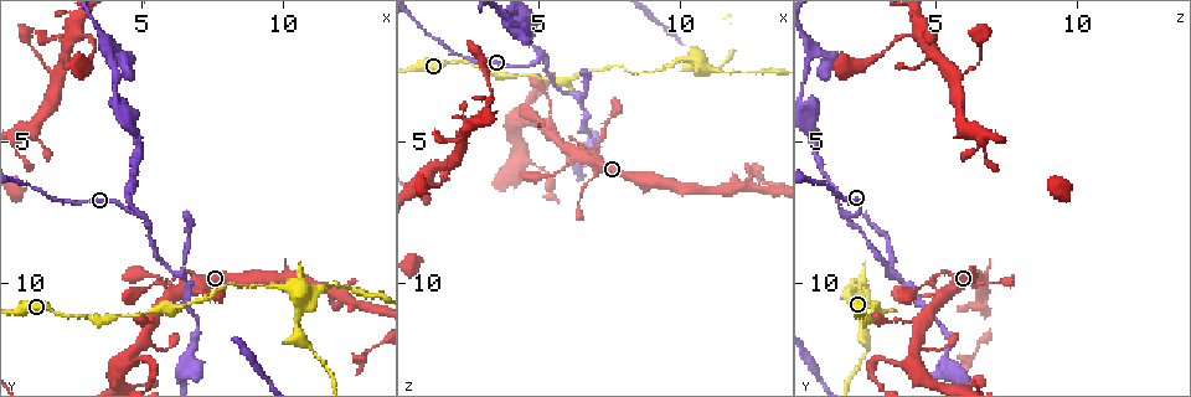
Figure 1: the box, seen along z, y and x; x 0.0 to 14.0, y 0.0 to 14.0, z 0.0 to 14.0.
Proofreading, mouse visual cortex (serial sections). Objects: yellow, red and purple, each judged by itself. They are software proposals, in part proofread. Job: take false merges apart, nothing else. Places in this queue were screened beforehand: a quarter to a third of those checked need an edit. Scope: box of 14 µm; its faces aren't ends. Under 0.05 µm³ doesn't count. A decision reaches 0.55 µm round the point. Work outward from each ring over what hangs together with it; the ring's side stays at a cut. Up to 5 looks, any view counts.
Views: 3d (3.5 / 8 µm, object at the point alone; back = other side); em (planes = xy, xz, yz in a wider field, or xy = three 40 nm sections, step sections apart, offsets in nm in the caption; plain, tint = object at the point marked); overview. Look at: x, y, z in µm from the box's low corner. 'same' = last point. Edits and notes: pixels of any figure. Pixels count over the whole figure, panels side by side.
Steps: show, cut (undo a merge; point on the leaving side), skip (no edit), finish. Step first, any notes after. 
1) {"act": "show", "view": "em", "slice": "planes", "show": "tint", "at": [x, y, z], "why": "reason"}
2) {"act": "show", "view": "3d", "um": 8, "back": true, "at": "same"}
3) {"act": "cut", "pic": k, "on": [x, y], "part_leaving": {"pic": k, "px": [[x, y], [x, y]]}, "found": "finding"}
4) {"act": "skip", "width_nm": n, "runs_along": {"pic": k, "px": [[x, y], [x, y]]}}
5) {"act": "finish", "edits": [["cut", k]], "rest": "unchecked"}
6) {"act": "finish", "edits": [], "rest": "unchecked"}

{"act": "show", "view": "3d", "um": 3.5, "at": [5.1, 7.5, 2.0], "why": "branch point"}

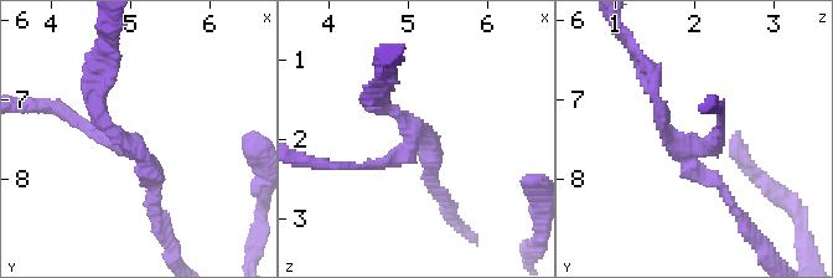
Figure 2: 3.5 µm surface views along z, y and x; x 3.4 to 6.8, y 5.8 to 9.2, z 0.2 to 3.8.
{"act": "show", "view": "em", "slice": "xy", "step": 1, "show": "tint", "at": [5.10, 7.60, 1.90], "arms": 3, "arm_widths_nm": [100, 150, 200], "why": "now the EM"}

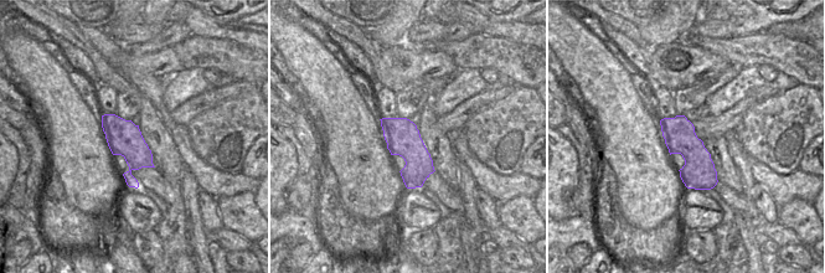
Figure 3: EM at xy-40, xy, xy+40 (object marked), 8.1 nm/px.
{"act": "cut", "pic": 2, "on": [145, 158], "found": "a second cell is stuck on"}

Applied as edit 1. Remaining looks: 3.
{"act": "show", "view": "overview", "why": "see it whole again"}

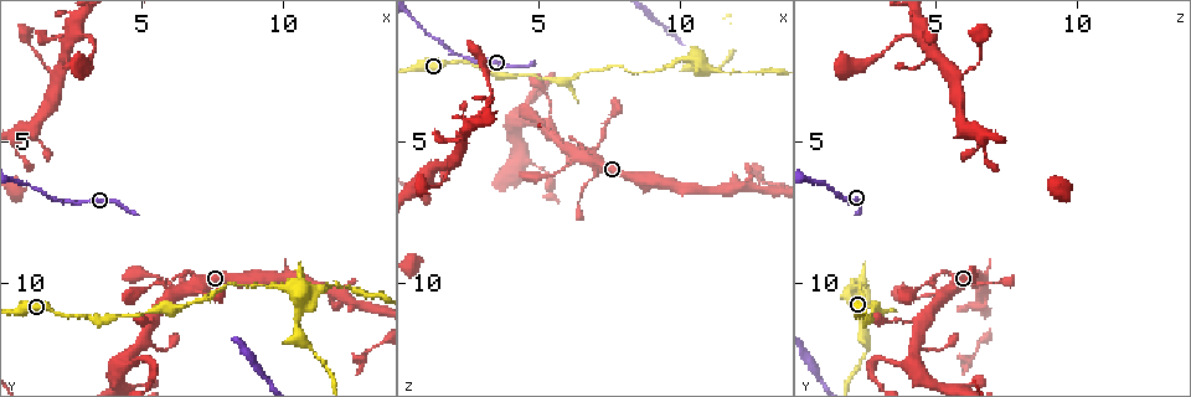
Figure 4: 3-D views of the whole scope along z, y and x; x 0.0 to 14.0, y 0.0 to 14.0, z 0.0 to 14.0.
{"act": "show", "view": "3d", "um": 3.5, "at": [6.9, 10.3, 5.3], "why": "abrupt turn"}

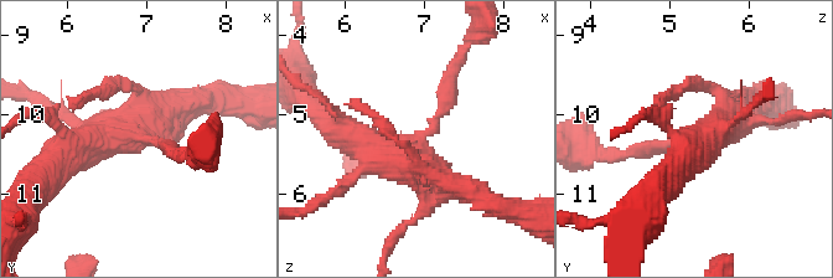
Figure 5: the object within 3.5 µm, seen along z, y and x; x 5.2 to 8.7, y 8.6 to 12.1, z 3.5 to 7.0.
{"act": "show", "view": "em", "slice": "xy", "step": 1, "show": "tint", "at": [6.95, 10.25, 5.35], "why": "now the EM"}

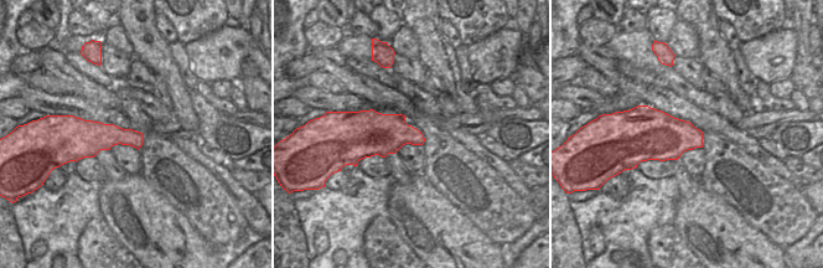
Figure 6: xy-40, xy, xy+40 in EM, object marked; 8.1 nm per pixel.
{"act": "skip", "runs_along": {"pic": 5, "px": [[744, 104], [707, 138], [630, 149]]}, "found": "all the same cell"}

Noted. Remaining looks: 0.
{"act": "finish", "edits": [["cut", 2]], "rest": "unchecked"}

